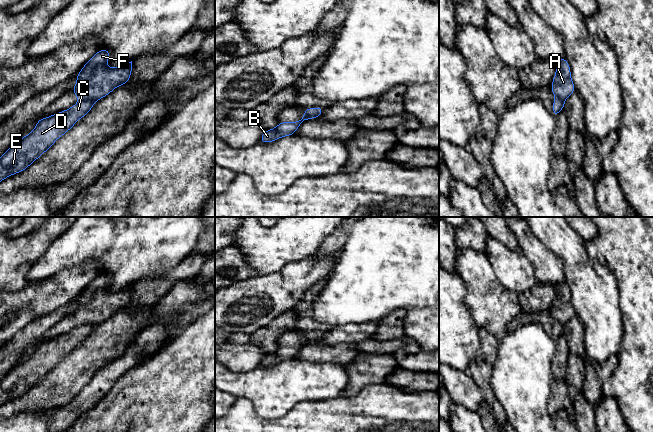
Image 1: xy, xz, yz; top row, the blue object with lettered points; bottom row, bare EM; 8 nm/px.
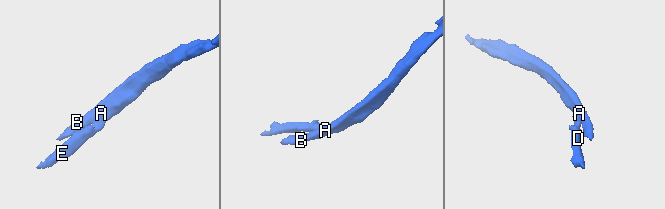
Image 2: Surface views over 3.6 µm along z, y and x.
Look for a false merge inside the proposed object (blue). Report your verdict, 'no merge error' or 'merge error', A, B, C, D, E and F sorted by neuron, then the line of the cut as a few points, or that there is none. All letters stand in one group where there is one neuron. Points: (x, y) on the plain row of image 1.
merge error; groups A B F / C D E; cut xy (95, 324), (80, 325)

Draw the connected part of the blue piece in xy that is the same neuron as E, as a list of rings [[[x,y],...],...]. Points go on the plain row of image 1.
[[[82,324],[67,334],[39,343],[35,352],[0,380],[0,406],[20,397],[44,378],[77,344],[92,333],[95,324]]]

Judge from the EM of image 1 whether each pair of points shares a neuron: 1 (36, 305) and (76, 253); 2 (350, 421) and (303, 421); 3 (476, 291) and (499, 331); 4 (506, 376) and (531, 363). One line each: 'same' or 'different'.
1: different
2: same
3: same
4: same

